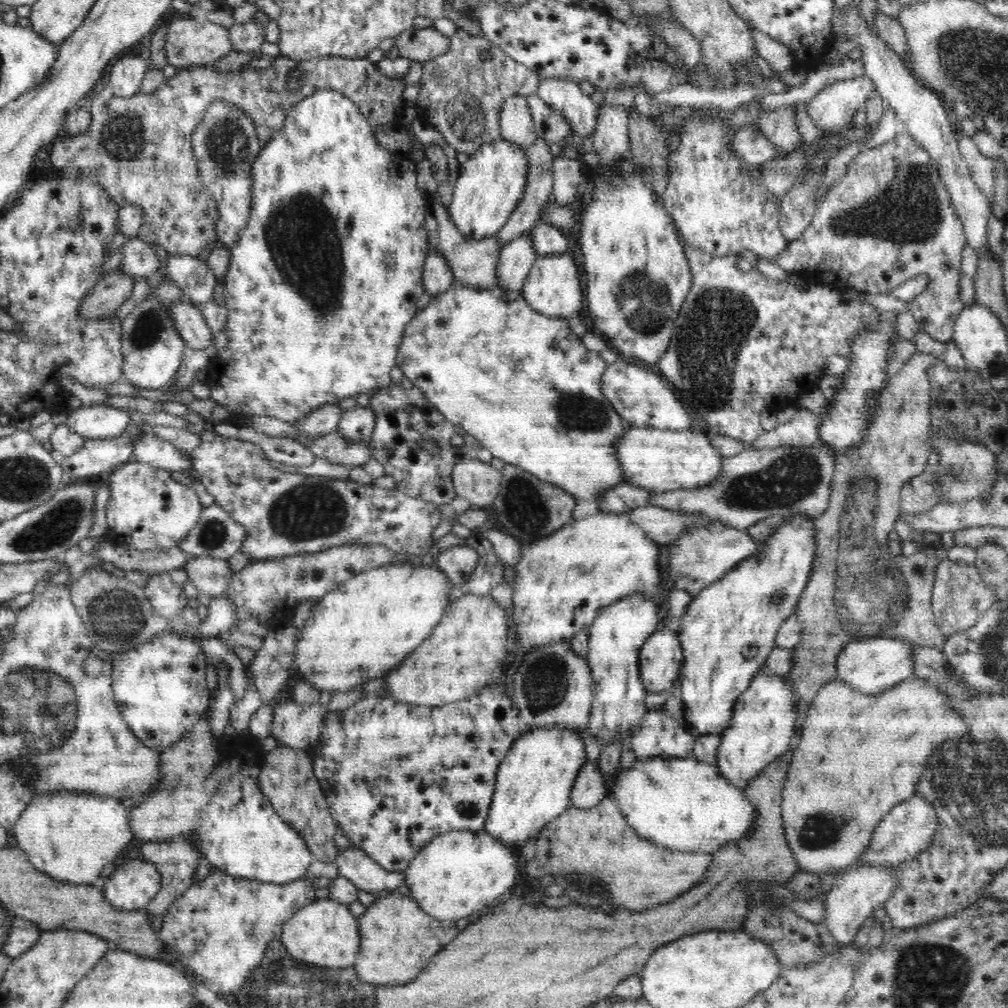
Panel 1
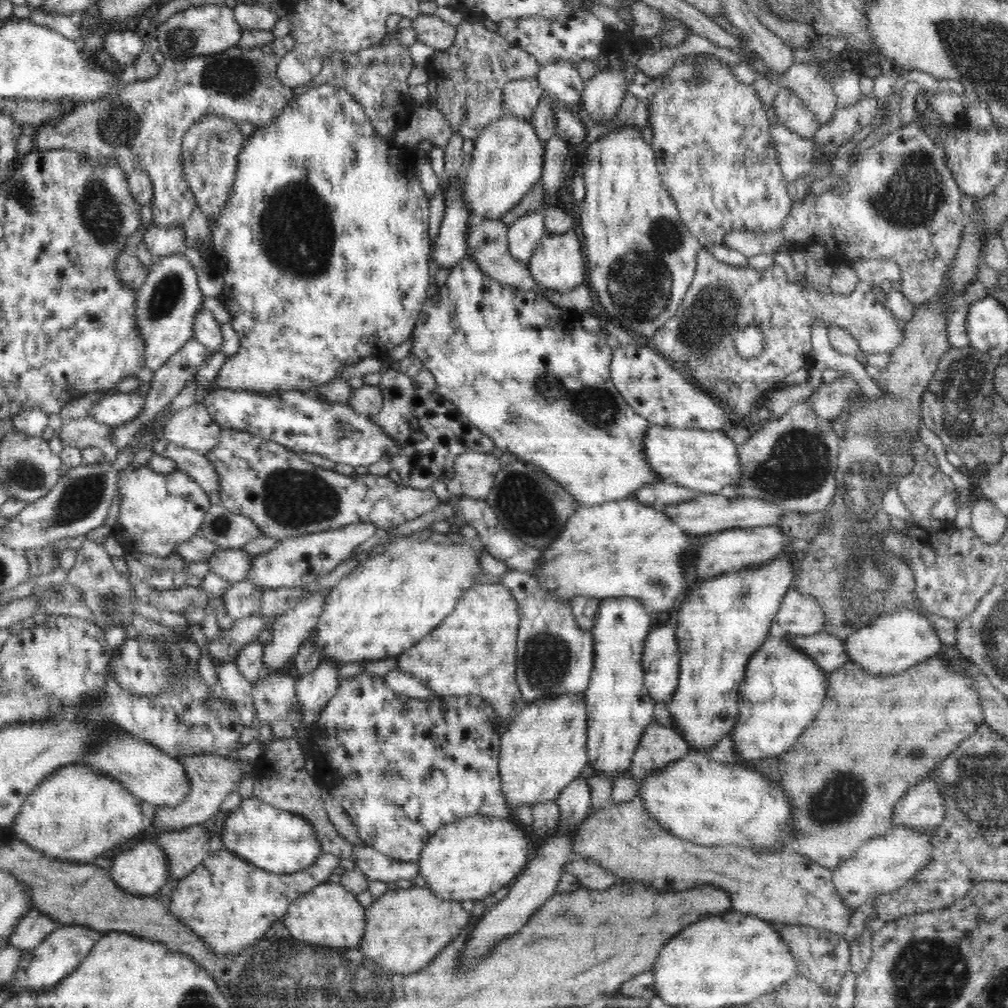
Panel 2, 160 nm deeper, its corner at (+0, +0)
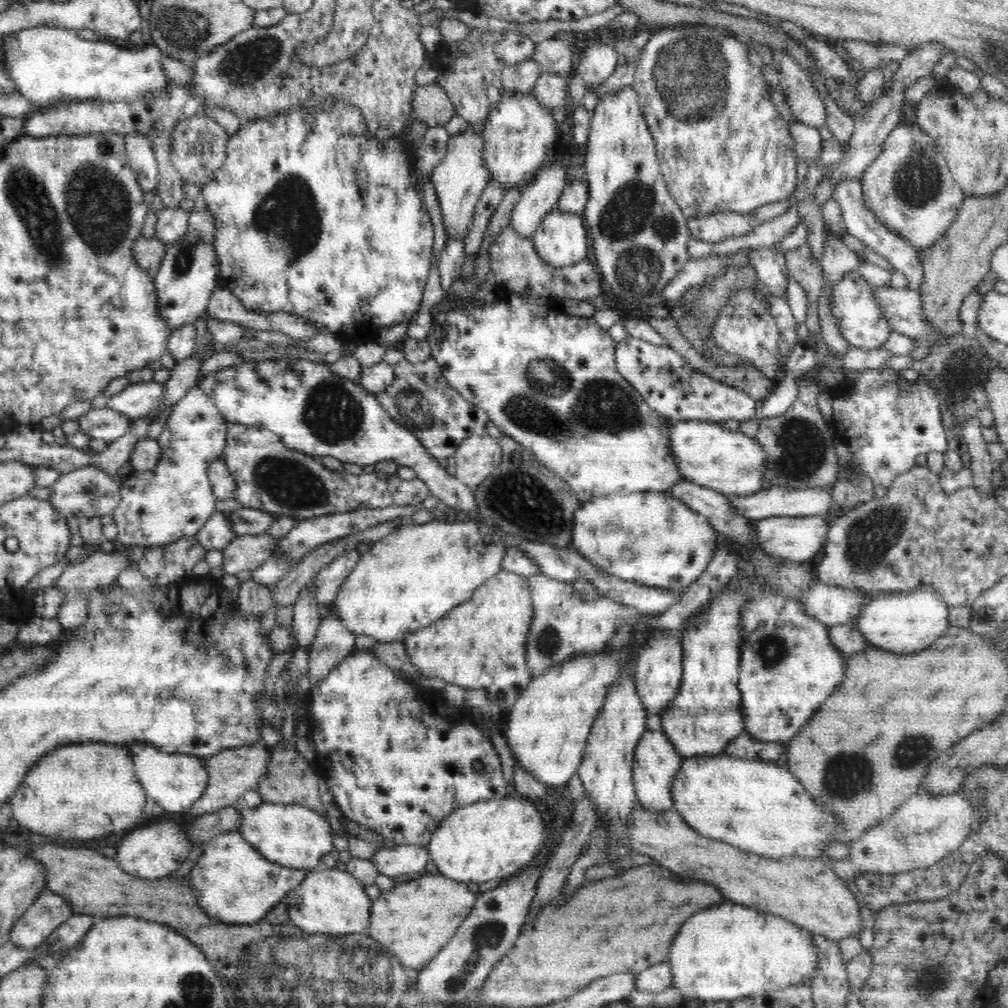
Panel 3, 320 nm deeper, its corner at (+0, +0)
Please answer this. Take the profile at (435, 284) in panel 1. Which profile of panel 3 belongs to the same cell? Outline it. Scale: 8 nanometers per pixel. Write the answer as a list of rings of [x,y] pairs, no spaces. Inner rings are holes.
[[[467,123],[467,127],[464,132],[450,136],[446,156],[430,172],[431,182],[435,186],[436,196],[441,206],[446,235],[450,239],[462,241],[469,233],[476,203],[487,184],[490,183],[488,167],[482,160],[485,144],[483,132],[474,132],[470,123]]]

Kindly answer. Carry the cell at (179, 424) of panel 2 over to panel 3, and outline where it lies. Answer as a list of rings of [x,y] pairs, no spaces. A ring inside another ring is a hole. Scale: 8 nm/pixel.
[[[191,388],[176,404],[160,436],[160,460],[149,471],[134,471],[121,487],[121,502],[114,510],[117,540],[122,545],[149,549],[182,538],[194,537],[216,511],[217,498],[207,475],[210,461],[221,458],[227,440],[228,424],[214,401],[200,389]]]

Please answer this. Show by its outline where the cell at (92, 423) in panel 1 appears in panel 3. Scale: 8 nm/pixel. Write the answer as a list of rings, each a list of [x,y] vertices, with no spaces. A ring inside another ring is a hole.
[[[154,380],[129,383],[121,392],[110,396],[106,406],[130,419],[138,419],[152,414],[160,406],[163,395],[164,385]]]

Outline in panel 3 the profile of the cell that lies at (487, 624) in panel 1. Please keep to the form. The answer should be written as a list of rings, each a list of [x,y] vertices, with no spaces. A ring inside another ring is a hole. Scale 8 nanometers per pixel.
[[[502,569],[480,585],[470,600],[455,606],[450,613],[432,625],[403,638],[410,662],[428,679],[441,678],[450,684],[470,690],[485,690],[489,702],[501,715],[507,715],[522,691],[529,685],[530,667],[526,665],[526,638],[533,624],[534,605],[526,577]]]

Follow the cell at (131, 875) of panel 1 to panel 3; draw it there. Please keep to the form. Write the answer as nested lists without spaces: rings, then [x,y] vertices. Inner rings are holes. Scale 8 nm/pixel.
[[[166,820],[166,822],[154,822],[154,824],[149,824],[145,827],[134,828],[129,830],[120,846],[117,848],[117,858],[118,865],[130,875],[136,877],[142,877],[144,879],[157,879],[162,877],[168,877],[171,872],[178,870],[190,856],[190,841],[185,838],[185,829],[181,829],[174,820]]]

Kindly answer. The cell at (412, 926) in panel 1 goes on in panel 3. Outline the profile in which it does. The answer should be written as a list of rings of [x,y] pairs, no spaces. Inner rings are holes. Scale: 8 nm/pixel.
[[[434,871],[413,881],[395,884],[372,903],[370,926],[366,931],[372,939],[378,941],[381,948],[394,957],[405,969],[420,969],[434,958],[438,951],[446,946],[458,927],[464,922],[466,915],[474,908],[478,895],[468,889],[466,883],[442,877]]]

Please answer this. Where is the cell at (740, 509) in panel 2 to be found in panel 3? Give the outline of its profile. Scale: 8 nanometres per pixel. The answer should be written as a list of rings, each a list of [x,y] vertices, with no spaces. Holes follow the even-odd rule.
[[[769,488],[756,492],[752,495],[742,497],[729,497],[733,510],[737,510],[737,514],[748,518],[753,522],[768,518],[770,516],[792,516],[800,518],[800,516],[818,516],[826,515],[833,504],[833,493],[831,488]]]

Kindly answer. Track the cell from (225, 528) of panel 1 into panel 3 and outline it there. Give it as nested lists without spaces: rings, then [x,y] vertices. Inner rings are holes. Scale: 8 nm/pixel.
[[[240,508],[232,513],[226,513],[226,516],[237,536],[264,534],[263,532],[266,532],[277,519],[274,514],[254,508]]]

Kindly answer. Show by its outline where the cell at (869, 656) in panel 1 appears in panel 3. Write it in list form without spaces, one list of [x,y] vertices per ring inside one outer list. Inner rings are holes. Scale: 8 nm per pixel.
[[[918,585],[908,592],[891,592],[872,598],[863,608],[855,624],[858,633],[866,639],[867,646],[884,649],[886,653],[907,655],[928,648],[949,627],[949,606],[938,597],[938,593],[928,585]]]

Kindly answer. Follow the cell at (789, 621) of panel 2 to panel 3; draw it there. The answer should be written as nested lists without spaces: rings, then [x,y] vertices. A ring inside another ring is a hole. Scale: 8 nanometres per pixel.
[[[818,580],[806,592],[796,596],[811,618],[826,624],[855,624],[863,611],[864,595],[858,588],[824,584]]]

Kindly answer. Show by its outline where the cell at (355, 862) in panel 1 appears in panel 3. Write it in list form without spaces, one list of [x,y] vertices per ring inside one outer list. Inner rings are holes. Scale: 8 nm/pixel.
[[[381,845],[371,860],[378,868],[378,874],[392,878],[407,873],[423,873],[430,866],[427,847],[418,845],[396,845],[388,848]]]

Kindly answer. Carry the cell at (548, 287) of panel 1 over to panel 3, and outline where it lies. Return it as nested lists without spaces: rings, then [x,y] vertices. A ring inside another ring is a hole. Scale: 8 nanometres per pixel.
[[[554,208],[534,230],[532,244],[546,263],[565,267],[586,258],[588,234],[583,217]]]

